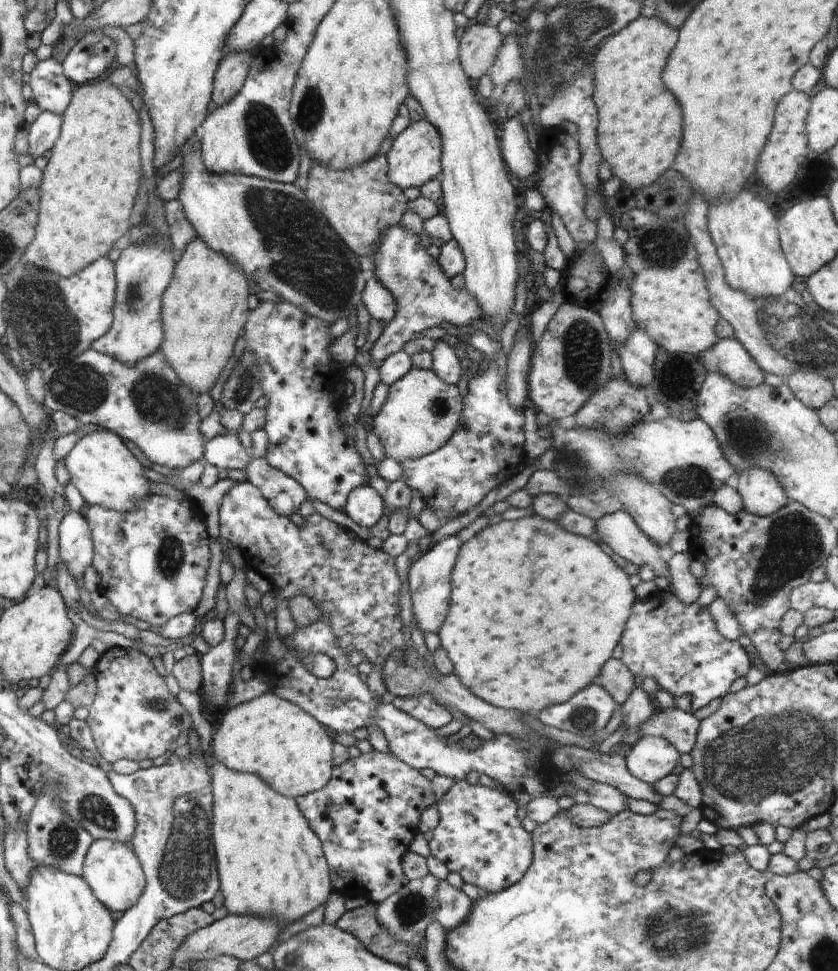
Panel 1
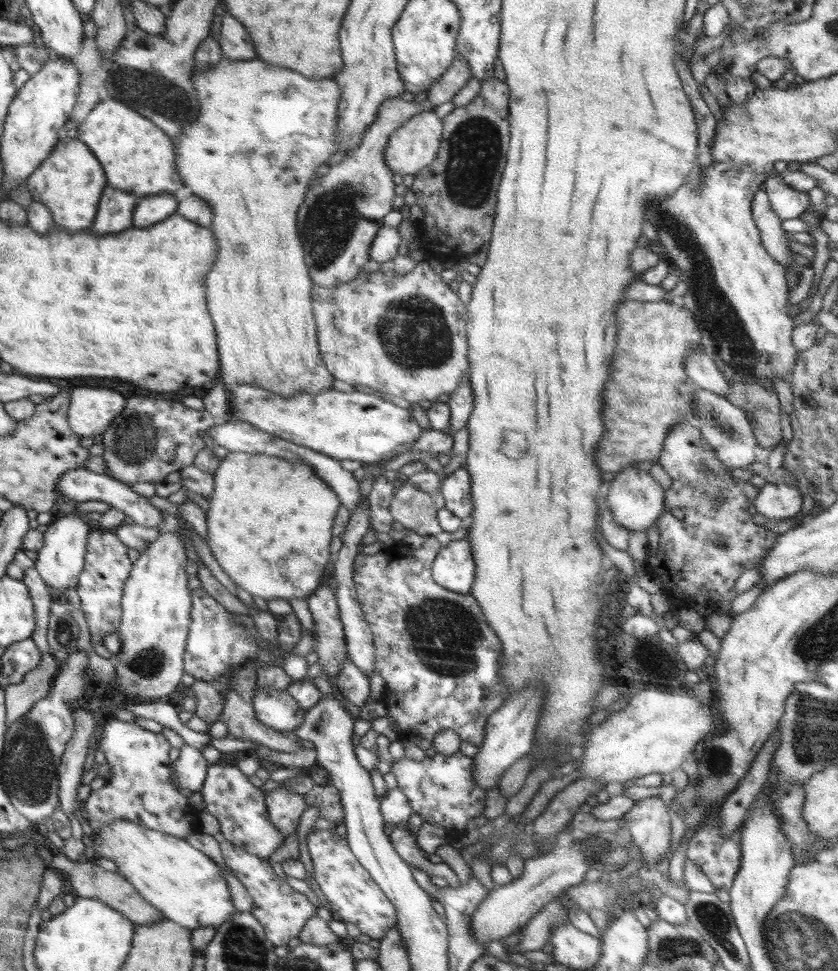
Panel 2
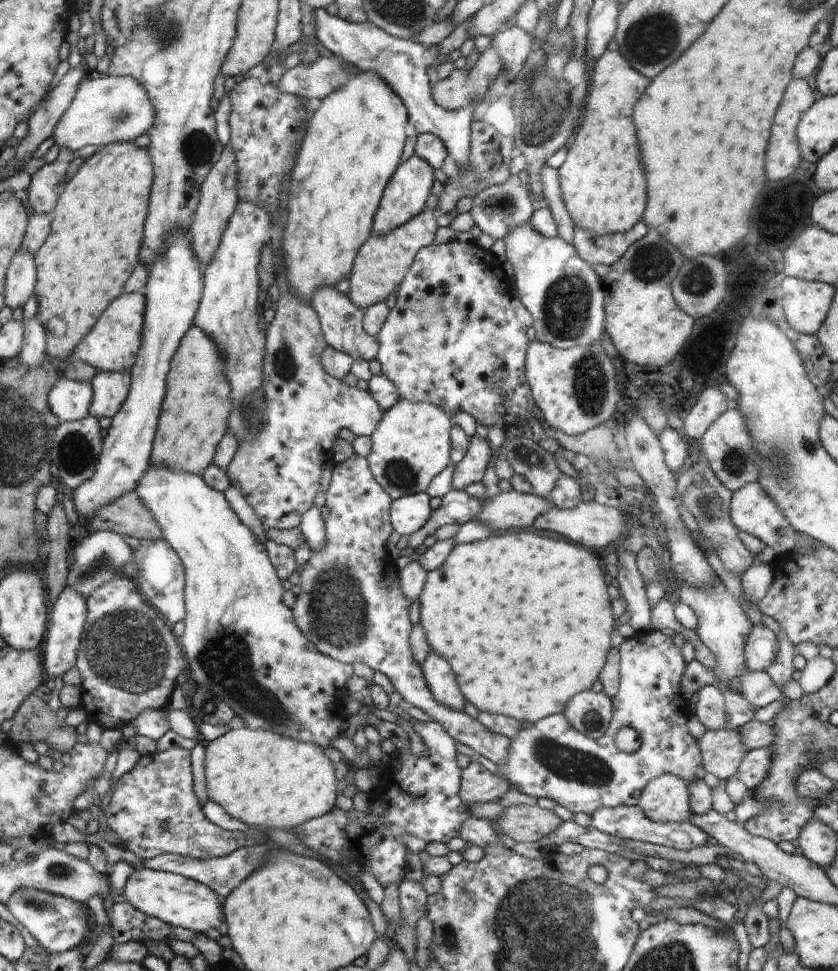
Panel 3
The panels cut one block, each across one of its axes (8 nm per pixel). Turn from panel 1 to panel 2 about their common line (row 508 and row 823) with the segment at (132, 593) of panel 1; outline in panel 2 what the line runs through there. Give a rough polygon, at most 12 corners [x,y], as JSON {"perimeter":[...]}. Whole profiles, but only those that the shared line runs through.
{"perimeter":[[111,717],[112,776],[81,803],[87,832],[126,818],[180,839],[201,813],[171,780],[162,732]]}

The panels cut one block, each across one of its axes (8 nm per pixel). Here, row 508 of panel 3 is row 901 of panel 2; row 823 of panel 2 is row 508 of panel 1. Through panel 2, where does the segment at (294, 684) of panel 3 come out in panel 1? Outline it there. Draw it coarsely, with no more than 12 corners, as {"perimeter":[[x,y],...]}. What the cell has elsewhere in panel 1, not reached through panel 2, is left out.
{"perimeter":[[112,431],[64,458],[86,505],[130,514],[148,500],[138,460]]}

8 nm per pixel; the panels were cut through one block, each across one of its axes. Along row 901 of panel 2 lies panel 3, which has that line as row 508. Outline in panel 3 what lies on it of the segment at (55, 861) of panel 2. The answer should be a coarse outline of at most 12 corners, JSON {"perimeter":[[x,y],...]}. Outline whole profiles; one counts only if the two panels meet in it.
{"perimeter":[[135,490],[102,506],[91,531],[162,539]]}

